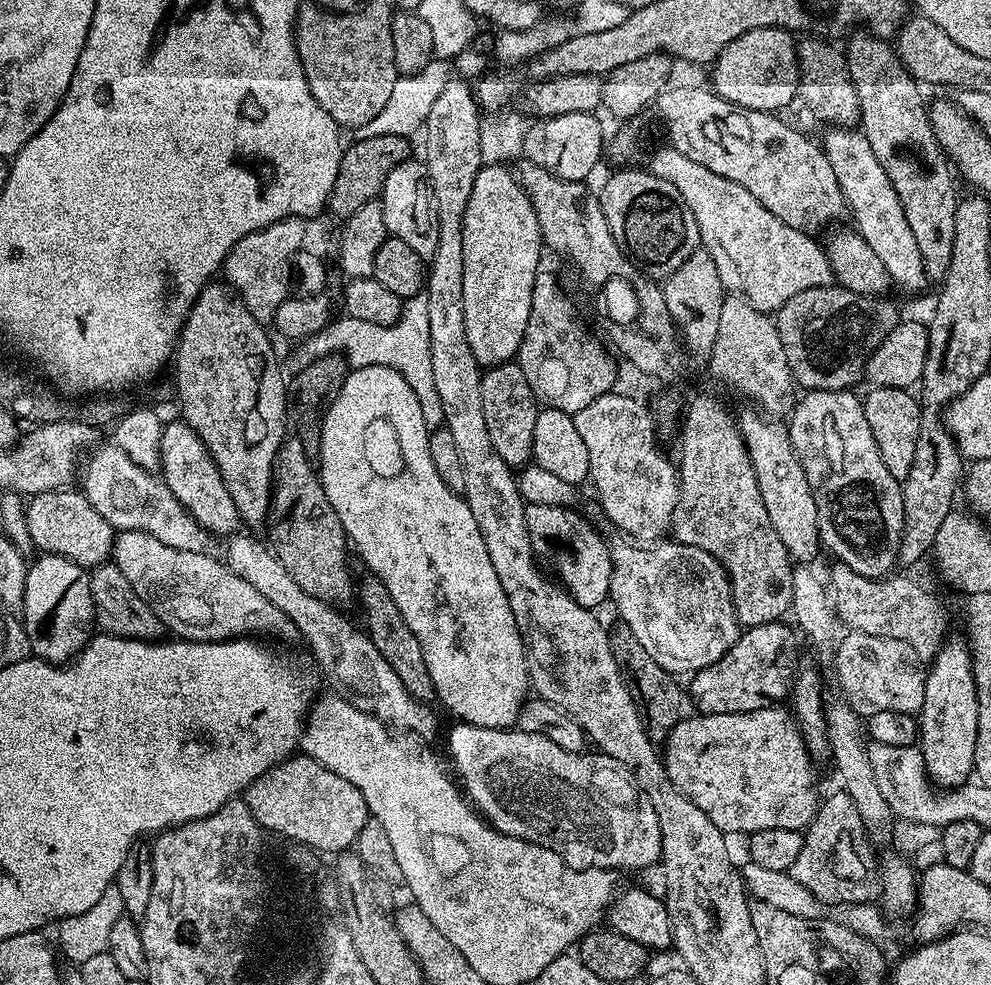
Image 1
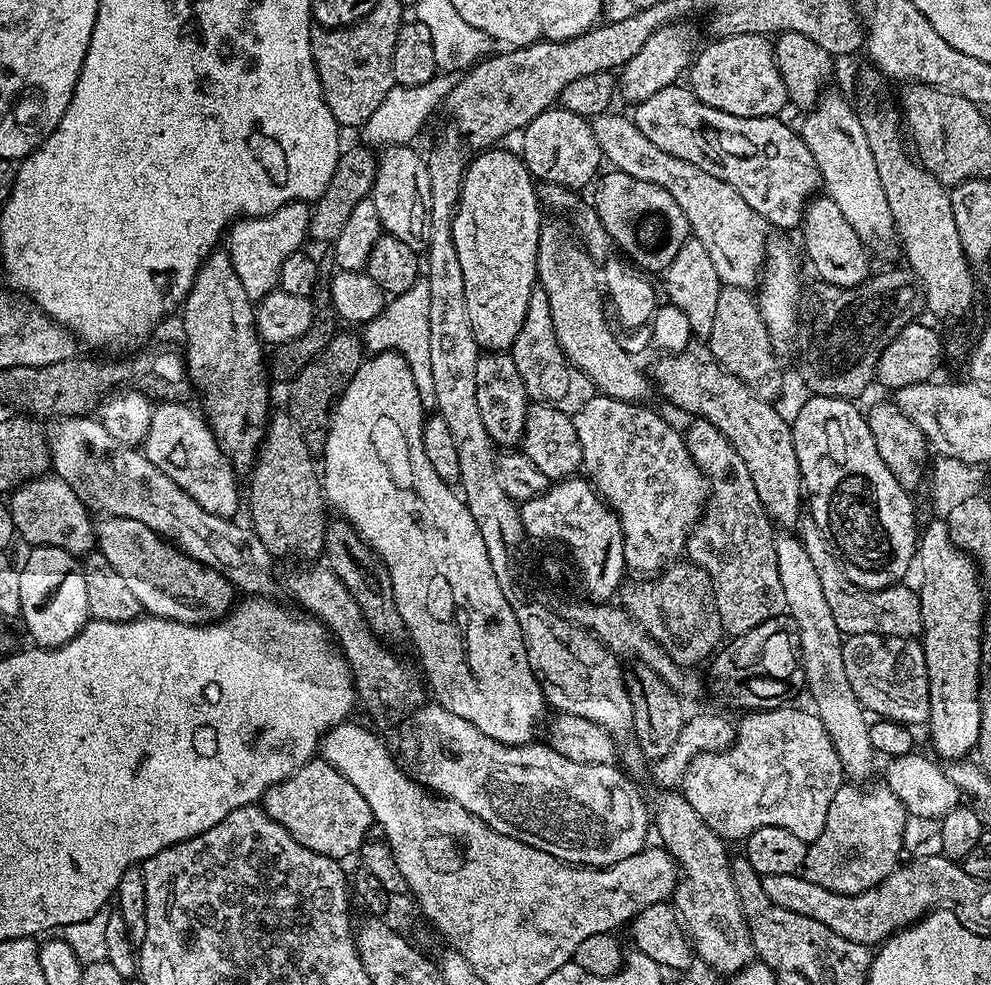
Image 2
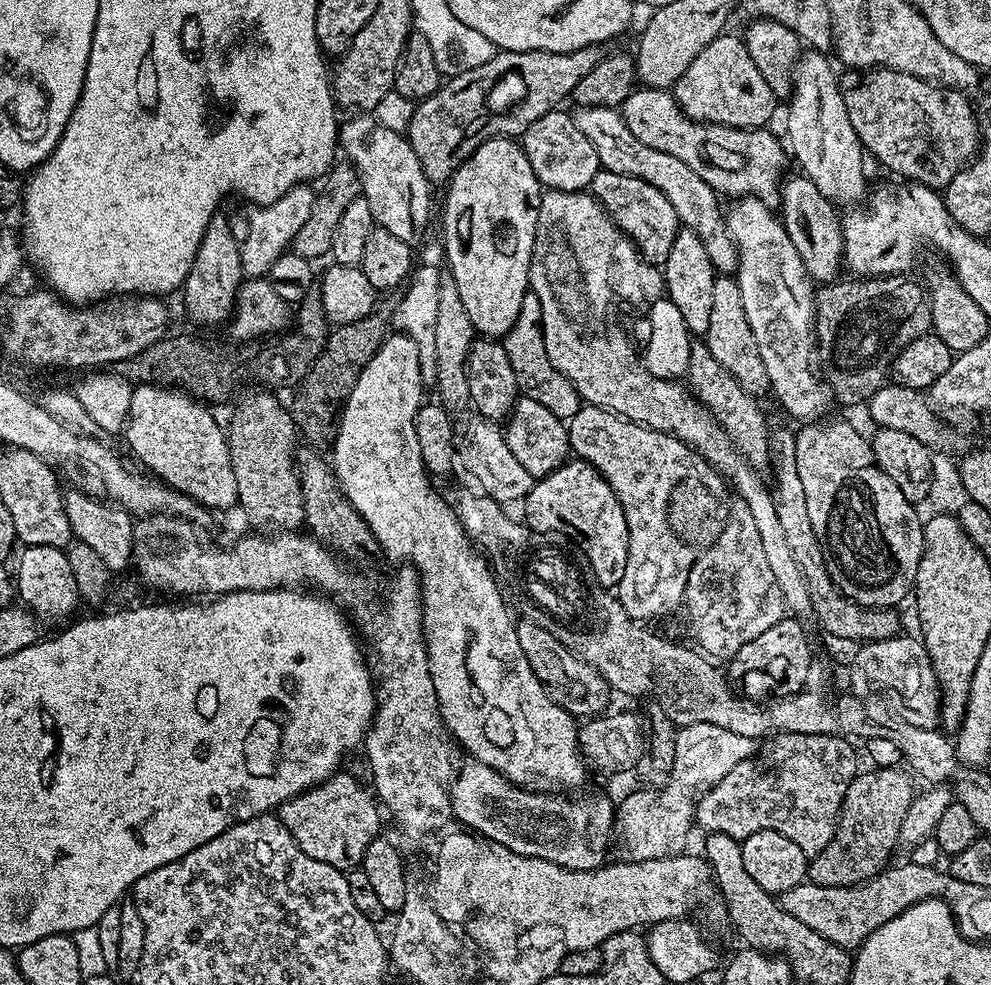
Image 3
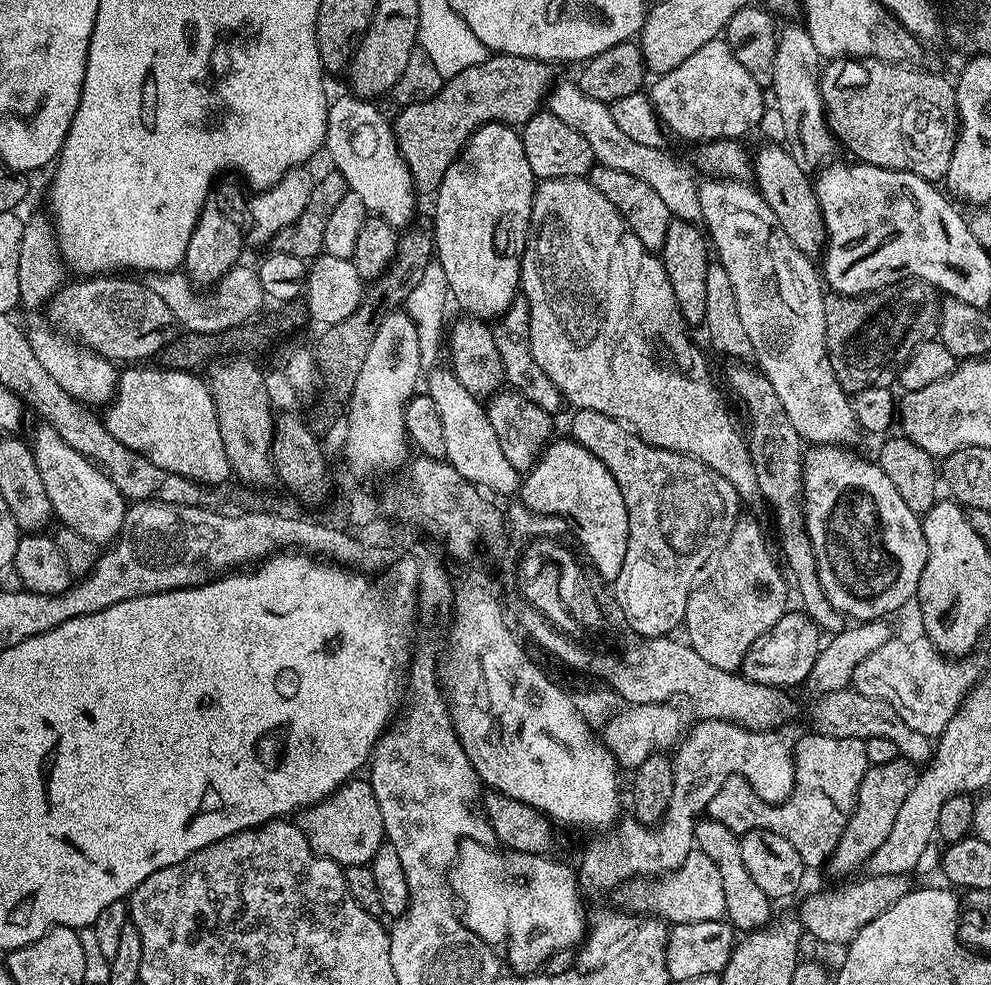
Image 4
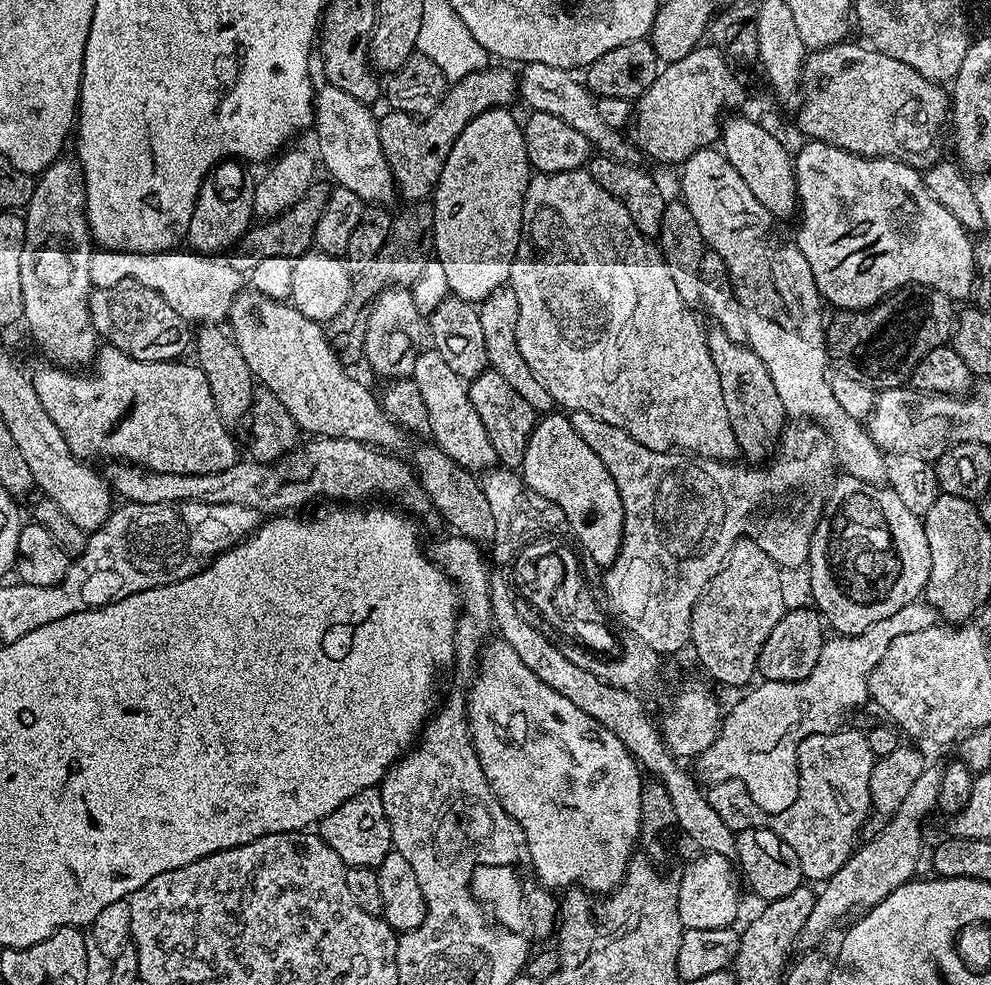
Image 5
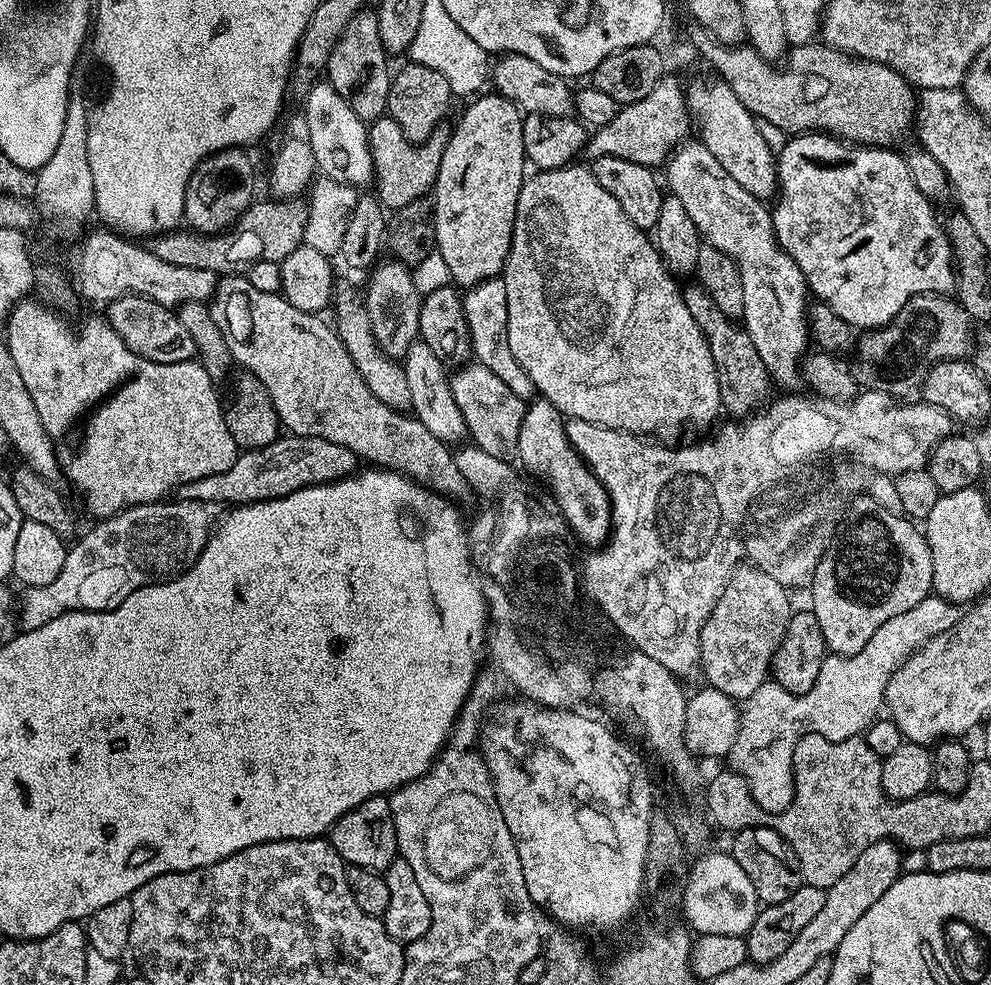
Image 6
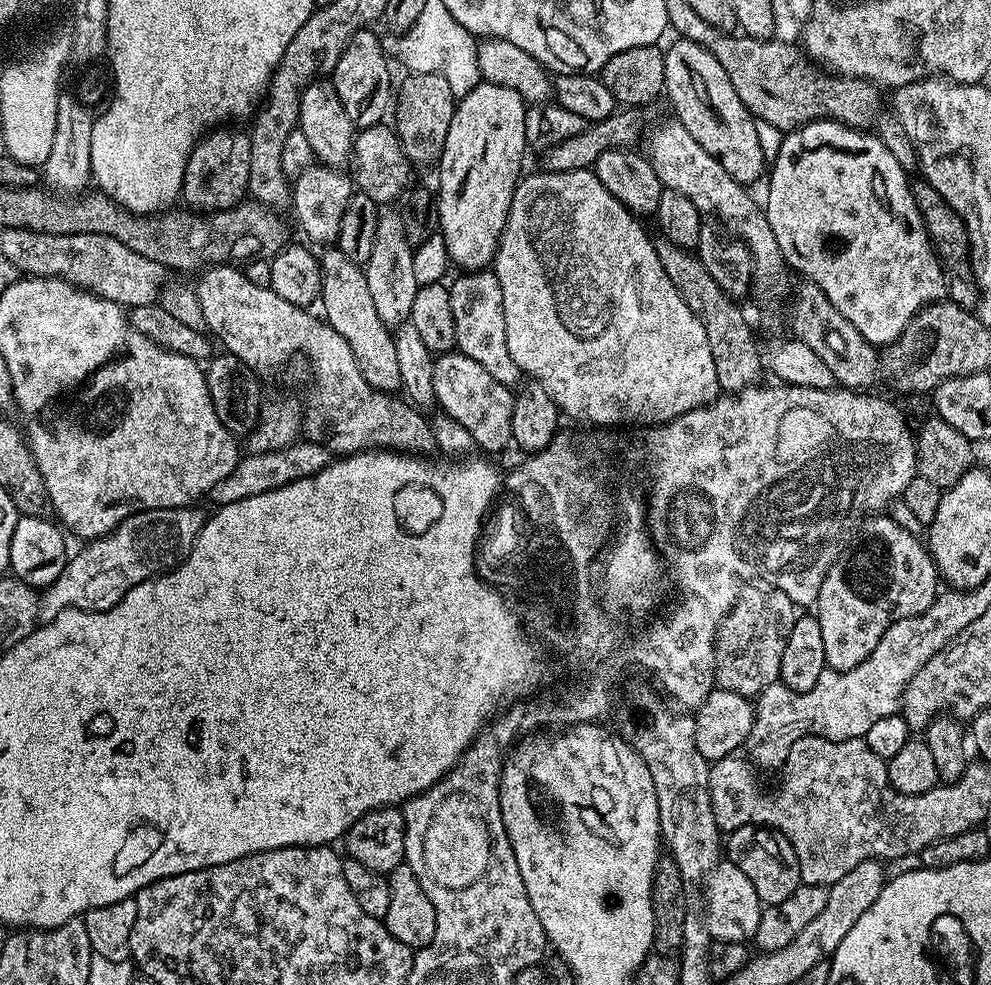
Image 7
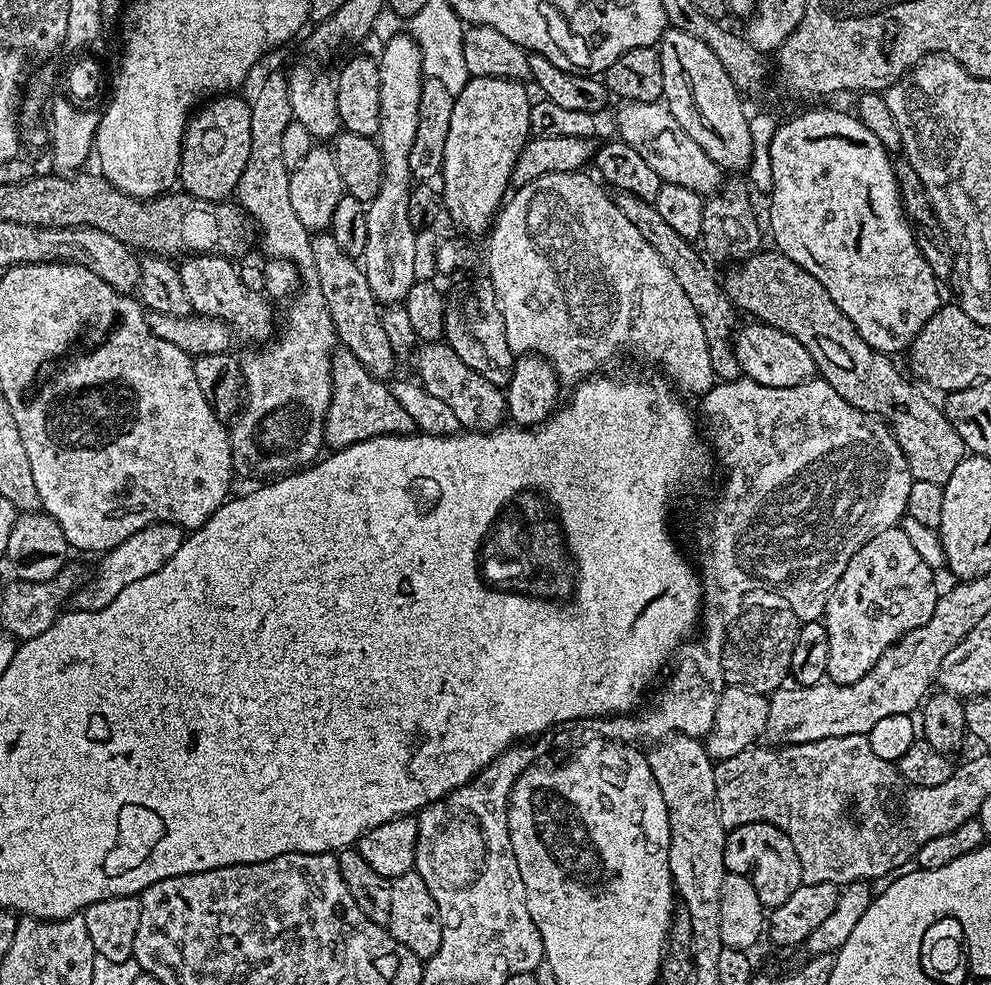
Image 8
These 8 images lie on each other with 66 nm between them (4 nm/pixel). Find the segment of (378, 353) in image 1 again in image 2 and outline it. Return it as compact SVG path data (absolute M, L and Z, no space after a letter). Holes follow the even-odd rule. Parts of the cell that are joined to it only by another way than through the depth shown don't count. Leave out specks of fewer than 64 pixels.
M427 279L416 280L406 294L391 297L380 314L363 325L362 339L369 353L397 352L404 356L410 374L414 374L414 386L418 386L425 409L435 409L434 381L430 370L430 286Z

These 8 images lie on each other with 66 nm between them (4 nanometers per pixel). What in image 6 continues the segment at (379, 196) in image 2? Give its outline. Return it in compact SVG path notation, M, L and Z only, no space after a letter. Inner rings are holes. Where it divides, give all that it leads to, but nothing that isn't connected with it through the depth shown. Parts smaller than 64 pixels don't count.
M326 82L313 83L312 89L303 97L304 100L304 128L310 150L314 150L316 167L327 179L337 180L343 184L361 186L371 185L372 159L368 145L368 124L354 110L334 86Z

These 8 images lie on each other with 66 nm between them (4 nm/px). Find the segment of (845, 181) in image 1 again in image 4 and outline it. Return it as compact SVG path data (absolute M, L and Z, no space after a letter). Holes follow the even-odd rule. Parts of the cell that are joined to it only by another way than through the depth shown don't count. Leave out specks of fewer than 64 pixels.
M799 23L796 24L779 29L776 37L776 53L772 63L770 92L776 95L775 107L780 108L789 133L794 134L794 140L796 136L797 142L800 143L799 155L809 165L810 163L819 165L827 161L829 159L827 156L838 148L838 141L826 123L824 100L820 96L822 57L818 54L818 50L814 50L814 42L807 28Z

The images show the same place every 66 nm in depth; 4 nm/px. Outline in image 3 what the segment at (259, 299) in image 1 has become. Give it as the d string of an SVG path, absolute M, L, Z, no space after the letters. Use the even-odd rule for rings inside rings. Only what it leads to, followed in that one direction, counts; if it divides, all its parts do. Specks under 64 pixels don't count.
M299 184L297 188L286 190L286 194L282 194L280 198L269 204L245 203L244 208L240 208L236 213L231 213L230 223L232 233L238 242L238 254L242 258L242 266L240 269L244 271L245 277L248 278L264 278L267 277L270 266L274 266L274 262L278 260L283 252L289 251L292 246L294 234L298 234L298 230L302 230L302 225L310 218L310 210L314 210L315 191L308 184Z

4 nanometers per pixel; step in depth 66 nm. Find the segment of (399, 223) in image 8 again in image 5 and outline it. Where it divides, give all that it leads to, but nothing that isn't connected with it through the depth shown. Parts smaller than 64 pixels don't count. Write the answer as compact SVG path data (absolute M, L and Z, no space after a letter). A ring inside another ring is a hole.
M395 286L387 288L376 296L370 322L366 326L366 342L363 359L380 376L387 378L408 378L414 370L414 362L421 351L420 339L425 339L426 324L414 302L411 291Z

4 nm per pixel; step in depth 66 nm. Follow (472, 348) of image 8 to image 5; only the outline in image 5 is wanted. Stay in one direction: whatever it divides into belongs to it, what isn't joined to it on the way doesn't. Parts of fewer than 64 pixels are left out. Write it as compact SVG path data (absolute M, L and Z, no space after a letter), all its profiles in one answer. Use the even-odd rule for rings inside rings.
M510 286L500 288L479 305L478 311L482 322L482 335L486 341L489 369L502 374L502 378L506 378L506 382L510 382L510 386L514 386L514 390L518 390L518 394L522 394L522 398L530 402L537 414L553 411L554 401L550 394L542 386L542 382L534 378L530 366L526 366L526 360L518 350L518 300L514 298L514 290Z

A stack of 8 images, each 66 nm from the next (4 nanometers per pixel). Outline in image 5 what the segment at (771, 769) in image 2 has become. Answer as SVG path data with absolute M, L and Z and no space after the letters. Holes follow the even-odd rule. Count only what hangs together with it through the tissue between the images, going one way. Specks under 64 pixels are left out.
M844 731L814 734L798 746L798 774L800 775L798 798L794 798L794 806L790 806L790 810L782 810L782 814L764 812L750 798L746 786L742 786L742 782L737 780L718 782L711 785L706 792L710 806L714 806L718 818L722 818L722 822L726 822L726 826L730 826L733 832L741 832L747 828L769 828L774 830L774 834L781 836L792 847L794 854L798 854L802 874L808 882L812 882L811 880L823 882L830 879L838 870L842 870L844 863L856 851L858 841L861 839L860 831L863 830L864 823L867 822L872 812L870 774L878 758L870 750L870 742L863 731Z

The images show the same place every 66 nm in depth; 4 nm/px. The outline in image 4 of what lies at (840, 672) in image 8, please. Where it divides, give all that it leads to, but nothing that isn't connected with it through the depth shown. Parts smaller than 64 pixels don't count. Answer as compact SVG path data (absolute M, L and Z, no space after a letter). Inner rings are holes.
M818 444L809 447L802 456L802 475L804 477L804 527L807 531L812 549L816 555L816 569L818 570L818 582L830 602L849 621L863 622L865 620L879 620L891 617L891 612L896 612L907 600L911 601L918 590L918 582L922 578L922 570L926 566L926 538L924 537L924 525L921 517L906 502L902 502L902 494L894 487L894 482L886 478L886 474L880 469L879 463L863 460L855 456L852 450L839 444Z

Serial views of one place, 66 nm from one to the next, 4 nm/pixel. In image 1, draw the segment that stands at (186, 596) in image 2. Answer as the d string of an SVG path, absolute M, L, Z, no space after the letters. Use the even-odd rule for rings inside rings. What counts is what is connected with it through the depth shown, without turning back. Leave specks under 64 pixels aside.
M120 532L116 540L112 544L111 559L118 566L118 570L122 570L126 582L130 582L130 586L134 590L134 594L138 594L138 598L142 598L142 602L146 602L150 606L150 610L154 610L154 614L163 622L165 629L173 637L181 640L191 640L202 644L215 644L221 640L230 640L233 638L268 638L264 636L288 636L293 635L294 627L288 620L286 614L274 606L274 602L270 602L270 598L266 598L263 594L258 594L258 590L254 590L254 586L250 586L250 582L246 582L246 578L238 578L238 574L234 574L234 570L230 570L223 559L212 557L208 552L191 552L190 550L178 550L174 546L166 546L166 542L158 542L158 538L154 538L148 532Z

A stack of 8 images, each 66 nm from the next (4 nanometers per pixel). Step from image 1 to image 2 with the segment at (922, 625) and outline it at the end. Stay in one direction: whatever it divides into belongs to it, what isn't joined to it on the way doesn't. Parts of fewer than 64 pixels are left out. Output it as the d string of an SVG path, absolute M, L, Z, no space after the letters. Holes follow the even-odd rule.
M811 518L805 519L798 528L798 539L804 544L822 582L823 593L827 605L834 614L838 630L845 637L858 634L878 634L879 636L907 636L916 638L921 635L920 597L905 586L883 588L877 592L865 592L854 582L848 580L844 566L840 563L829 539L821 532L819 526Z

